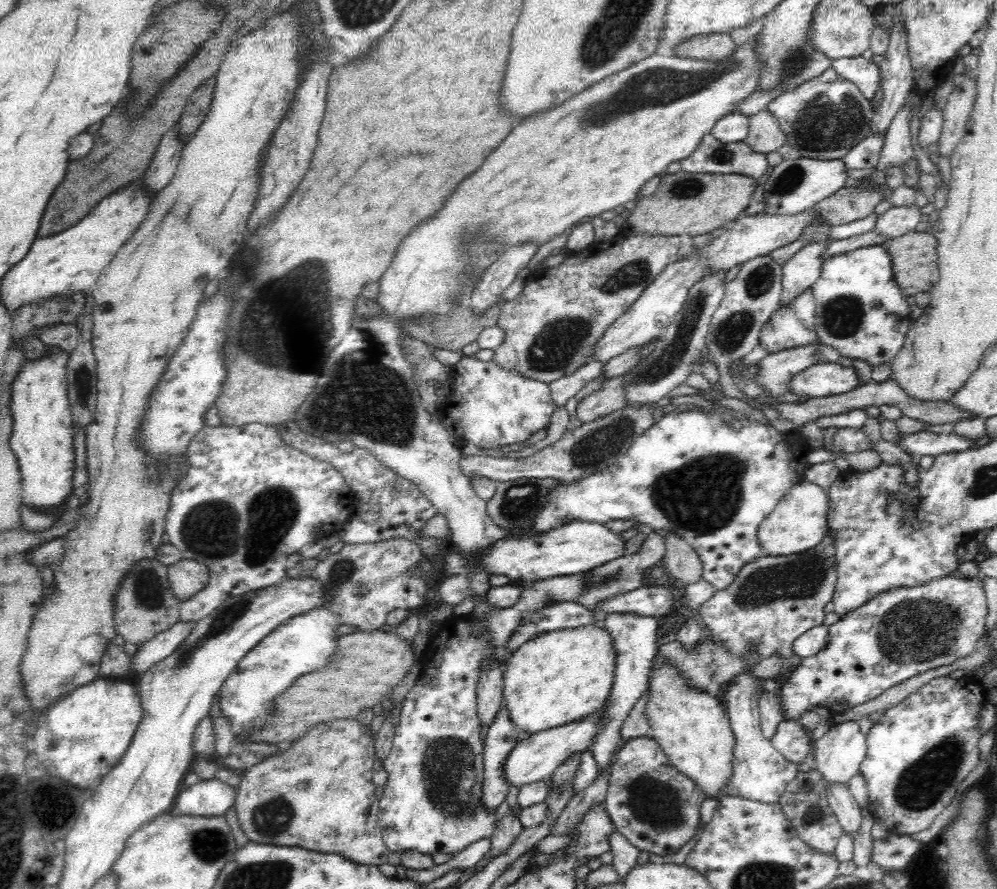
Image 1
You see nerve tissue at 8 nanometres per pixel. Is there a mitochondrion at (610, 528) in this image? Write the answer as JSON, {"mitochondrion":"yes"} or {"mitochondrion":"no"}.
{"mitochondrion":"no"}

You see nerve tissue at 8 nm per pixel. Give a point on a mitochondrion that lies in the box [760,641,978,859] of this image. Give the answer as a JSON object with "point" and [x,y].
{"point":[924,781]}

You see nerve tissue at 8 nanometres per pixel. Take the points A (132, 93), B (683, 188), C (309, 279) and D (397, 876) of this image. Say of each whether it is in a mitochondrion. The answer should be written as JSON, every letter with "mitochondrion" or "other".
{"A":"other","B":"mitochondrion","C":"mitochondrion","D":"other"}

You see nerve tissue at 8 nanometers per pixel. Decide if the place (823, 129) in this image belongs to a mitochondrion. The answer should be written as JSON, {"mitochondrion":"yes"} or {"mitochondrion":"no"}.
{"mitochondrion":"yes"}

